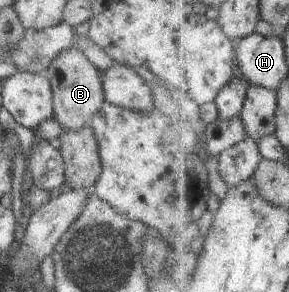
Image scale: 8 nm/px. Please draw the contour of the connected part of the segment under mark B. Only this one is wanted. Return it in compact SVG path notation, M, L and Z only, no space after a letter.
M77 46L63 51L51 63L50 67L43 69L38 74L50 84L53 118L65 132L78 131L86 126L91 127L94 116L106 102L100 74L101 72L94 67Z

